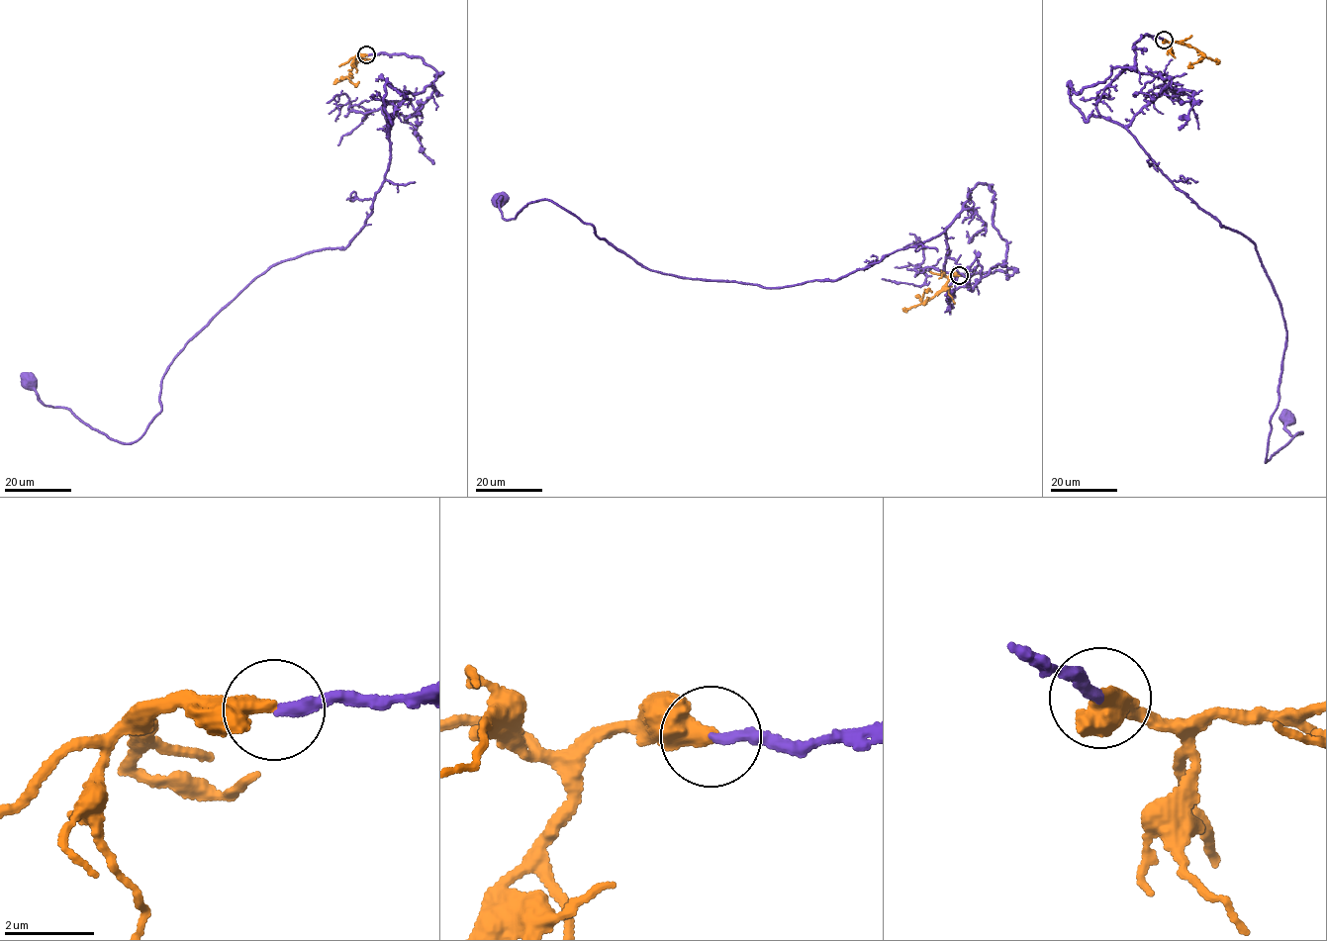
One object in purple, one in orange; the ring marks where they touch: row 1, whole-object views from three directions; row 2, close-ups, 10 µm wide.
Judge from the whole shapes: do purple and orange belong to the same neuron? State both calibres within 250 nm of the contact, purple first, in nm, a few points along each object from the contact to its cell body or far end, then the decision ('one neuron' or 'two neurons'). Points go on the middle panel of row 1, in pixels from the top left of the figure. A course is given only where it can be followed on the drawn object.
240/440 nm | purple via (959, 275), (1013, 269), (984, 183), (937, 235), (763, 288), (648, 269), (553, 202), (505, 220), (502, 198) | orange via (959, 275), (951, 275), (937, 294), (921, 301), (926, 291), (932, 292) | one neuron

